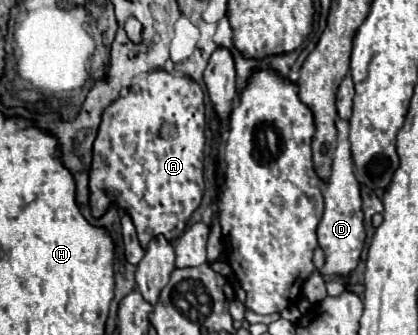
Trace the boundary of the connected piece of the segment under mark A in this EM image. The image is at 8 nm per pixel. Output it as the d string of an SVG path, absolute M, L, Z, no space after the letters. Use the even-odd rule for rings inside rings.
M152 71L138 79L102 115L90 171L92 215L100 217L108 209L110 201L116 201L132 217L144 249L156 235L166 235L166 239L176 241L184 233L190 215L204 195L204 129L204 93L194 79L186 75L172 75L168 71Z

